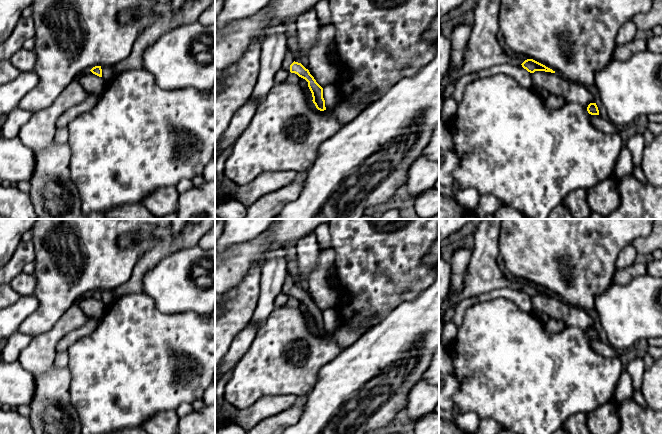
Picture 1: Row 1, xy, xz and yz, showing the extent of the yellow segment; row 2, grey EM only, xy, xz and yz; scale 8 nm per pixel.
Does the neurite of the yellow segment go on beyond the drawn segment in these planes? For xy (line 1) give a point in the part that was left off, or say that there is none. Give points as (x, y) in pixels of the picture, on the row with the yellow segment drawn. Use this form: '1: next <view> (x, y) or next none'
1: next none

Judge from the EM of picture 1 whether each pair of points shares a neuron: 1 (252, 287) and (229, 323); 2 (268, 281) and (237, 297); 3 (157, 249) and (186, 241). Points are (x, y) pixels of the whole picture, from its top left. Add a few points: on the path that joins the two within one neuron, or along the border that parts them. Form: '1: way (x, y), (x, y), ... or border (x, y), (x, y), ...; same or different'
1: way (244, 296), (238, 304), (236, 314); same
2: border (262, 267), (258, 303), (254, 309); different
3: way (164, 248), (179, 242); same

